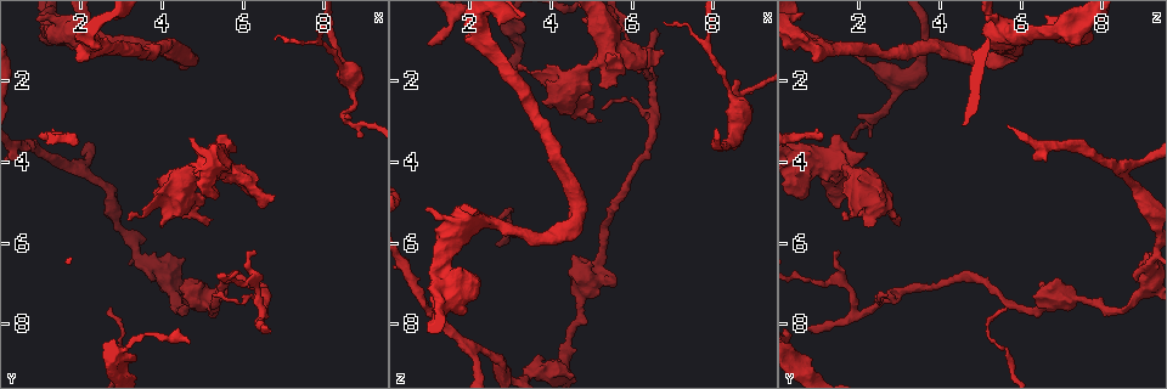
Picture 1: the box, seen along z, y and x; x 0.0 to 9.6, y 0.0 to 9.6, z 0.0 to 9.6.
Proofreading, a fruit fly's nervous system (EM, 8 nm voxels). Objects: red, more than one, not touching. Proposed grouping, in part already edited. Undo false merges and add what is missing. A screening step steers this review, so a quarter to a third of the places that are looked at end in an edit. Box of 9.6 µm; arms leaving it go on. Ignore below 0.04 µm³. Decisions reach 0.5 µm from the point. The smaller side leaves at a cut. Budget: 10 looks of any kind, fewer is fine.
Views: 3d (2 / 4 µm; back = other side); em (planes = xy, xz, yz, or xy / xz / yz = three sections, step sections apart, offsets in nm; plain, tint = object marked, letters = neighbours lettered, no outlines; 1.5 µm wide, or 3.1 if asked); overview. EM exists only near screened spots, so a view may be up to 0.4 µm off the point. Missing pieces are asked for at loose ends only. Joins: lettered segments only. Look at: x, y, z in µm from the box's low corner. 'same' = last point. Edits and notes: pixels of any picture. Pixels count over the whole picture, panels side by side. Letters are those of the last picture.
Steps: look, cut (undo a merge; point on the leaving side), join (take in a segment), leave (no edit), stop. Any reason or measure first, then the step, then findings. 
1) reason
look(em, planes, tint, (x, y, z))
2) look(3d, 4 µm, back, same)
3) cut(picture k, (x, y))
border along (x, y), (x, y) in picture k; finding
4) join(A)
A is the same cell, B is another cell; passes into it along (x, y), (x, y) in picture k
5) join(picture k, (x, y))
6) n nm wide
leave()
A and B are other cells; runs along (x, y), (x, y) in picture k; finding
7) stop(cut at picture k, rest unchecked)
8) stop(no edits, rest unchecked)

branch stops here
look(3d, 4 µm, (6.80, 4.80, 1.40))

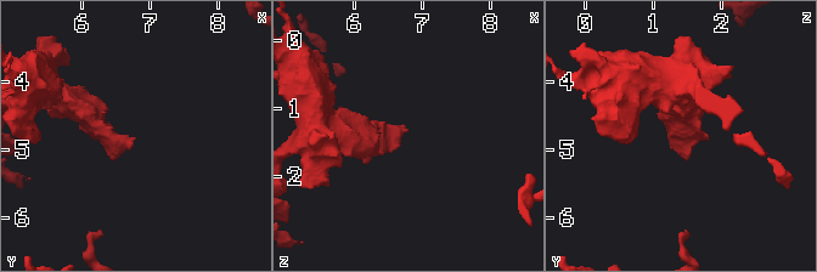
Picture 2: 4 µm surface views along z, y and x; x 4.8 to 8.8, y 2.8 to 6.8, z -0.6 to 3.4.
look(em, planes, letters, (6.80, 4.85, 1.30))

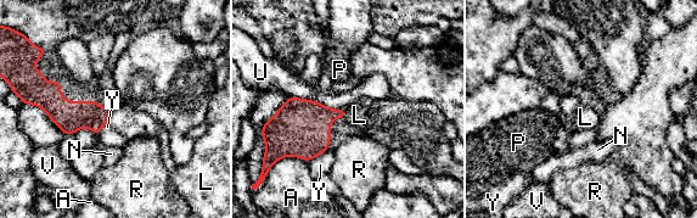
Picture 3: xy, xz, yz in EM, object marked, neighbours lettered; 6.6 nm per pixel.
U touches over 380 nm
leave()
A, L, N, P, R, U, V and Y are other cells; none of them fits

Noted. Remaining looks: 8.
free end
look(em, planes, plain, (5.60, 3.30, 1.40))

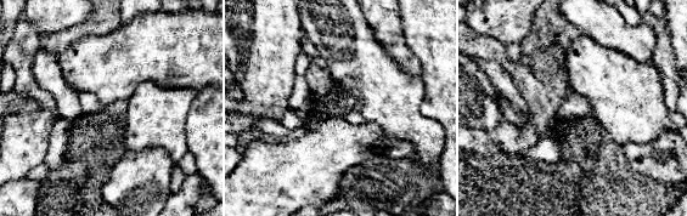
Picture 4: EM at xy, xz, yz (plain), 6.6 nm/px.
see the neighbours
look(em, planes, letters, same)

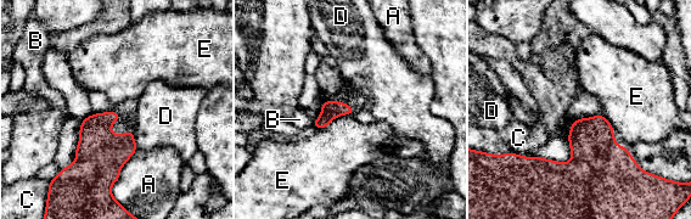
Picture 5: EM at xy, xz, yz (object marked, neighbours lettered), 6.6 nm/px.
A touches over 340 nm
leave()
A, B, C, D and E are other cells; border along (352, 113), (337, 116), (318, 129) in picture 5; no lettered segment goes on from it

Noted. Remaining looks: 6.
free end
look(3d, 2 µm, (6.55, 8.15, 0.70))

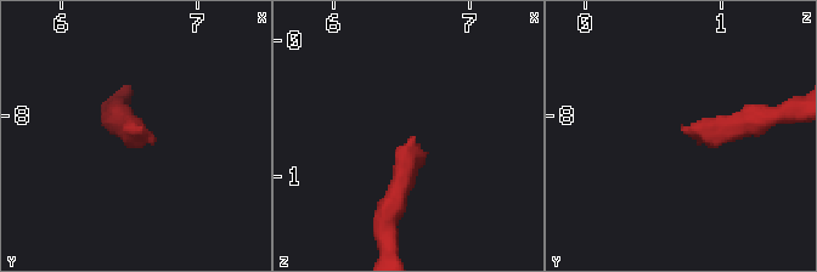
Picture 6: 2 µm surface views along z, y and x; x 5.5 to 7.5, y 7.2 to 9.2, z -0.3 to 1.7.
now the EM
look(em, planes, tint, (6.60, 8.08, 0.70))

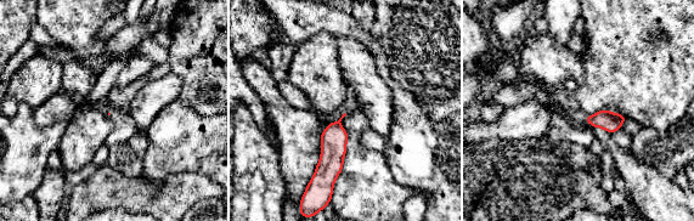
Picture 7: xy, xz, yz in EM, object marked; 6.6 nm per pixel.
look(em, planes, letters, same)

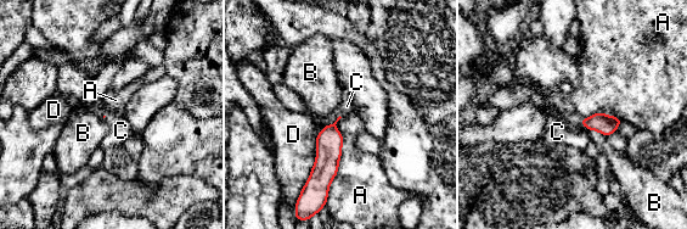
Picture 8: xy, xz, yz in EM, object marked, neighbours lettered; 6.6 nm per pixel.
join(C)
C is the same cell, A, B and D are other cells; passes into it along (600, 122), (583, 124), (557, 132) in picture 8; it goes on there

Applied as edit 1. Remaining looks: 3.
look(overview)

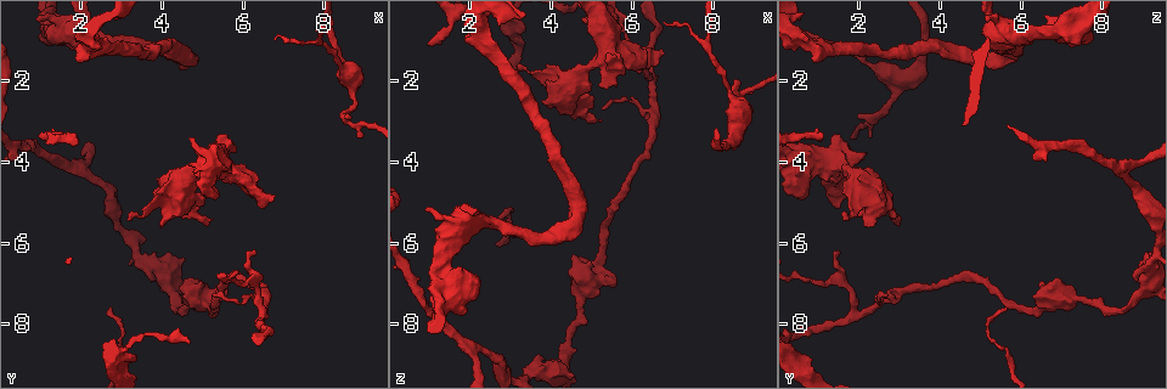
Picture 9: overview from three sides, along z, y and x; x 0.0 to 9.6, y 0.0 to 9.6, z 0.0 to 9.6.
branch stops here
look(em, xy, step 4, letters, (5.25, 5.45, 3.00))

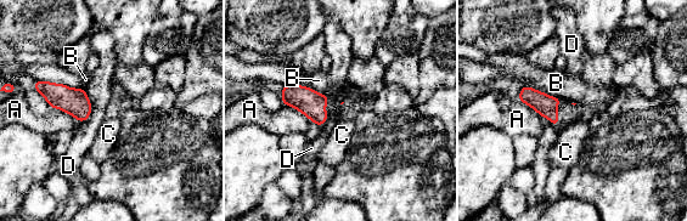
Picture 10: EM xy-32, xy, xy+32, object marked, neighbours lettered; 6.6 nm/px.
look(em, planes, letters, same)

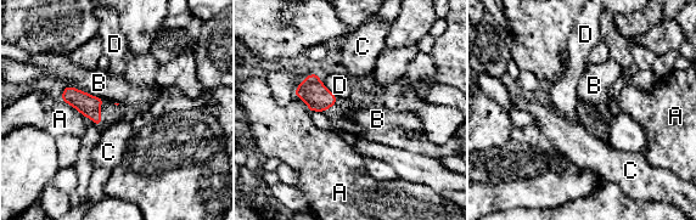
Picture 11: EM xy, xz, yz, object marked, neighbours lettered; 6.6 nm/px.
B touches over 280 nm
leave()
A, B, C and D are other cells; none of them fits

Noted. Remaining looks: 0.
stop(join at picture 8, rest unchecked)

